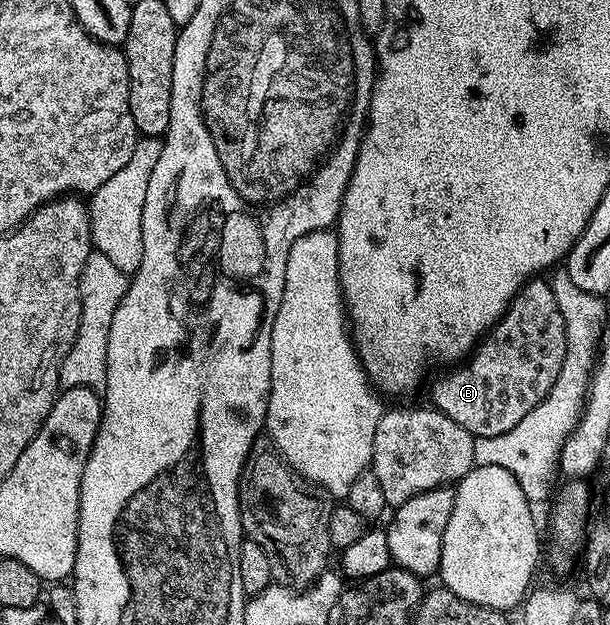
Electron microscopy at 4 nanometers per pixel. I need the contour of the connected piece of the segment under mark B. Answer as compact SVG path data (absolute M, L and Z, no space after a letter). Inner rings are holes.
M529 280L519 289L519 294L511 300L507 310L503 312L501 320L499 320L487 333L487 336L482 338L479 344L475 346L469 359L464 360L461 367L452 368L455 369L452 373L445 374L444 377L432 387L430 404L438 409L439 412L449 415L449 419L453 419L453 423L461 423L461 427L465 427L465 431L469 431L474 438L488 437L489 435L505 435L505 431L509 431L509 427L514 427L516 423L521 423L521 419L525 419L525 415L529 415L529 411L533 411L533 407L537 407L537 403L541 403L541 399L545 399L545 395L549 395L553 383L557 383L557 375L561 375L561 363L565 363L566 346L565 319L561 319L561 307L557 307L557 295L553 295L550 280Z

